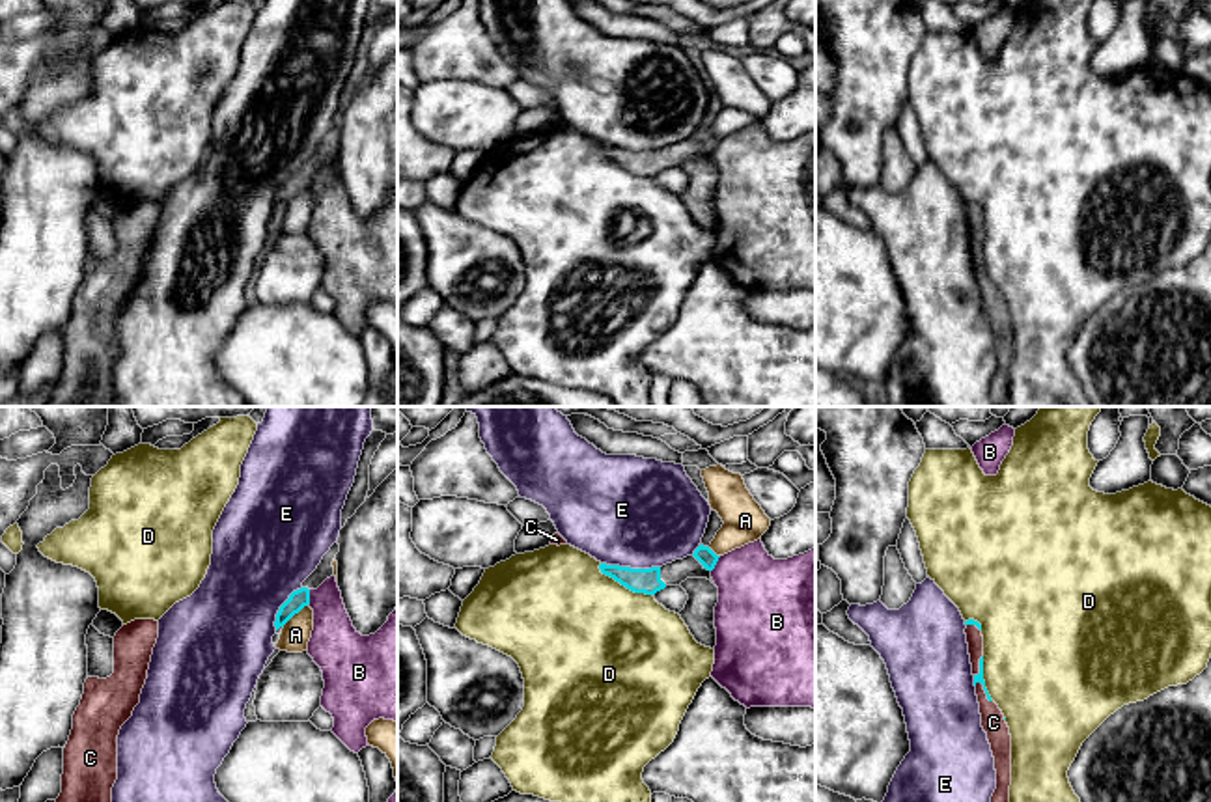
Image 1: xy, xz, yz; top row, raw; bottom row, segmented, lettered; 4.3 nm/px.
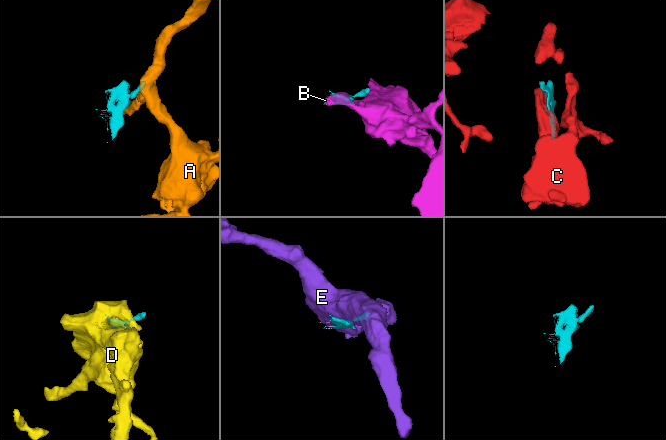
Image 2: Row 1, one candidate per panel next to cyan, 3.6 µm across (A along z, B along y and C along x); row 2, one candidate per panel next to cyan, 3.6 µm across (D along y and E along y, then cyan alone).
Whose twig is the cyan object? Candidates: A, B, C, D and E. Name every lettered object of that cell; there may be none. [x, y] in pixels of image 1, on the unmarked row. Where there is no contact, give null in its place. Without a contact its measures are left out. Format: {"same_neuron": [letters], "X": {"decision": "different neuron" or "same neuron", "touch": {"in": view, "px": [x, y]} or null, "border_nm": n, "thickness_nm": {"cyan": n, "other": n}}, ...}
{"same_neuron": ["C"], "A": {"decision": "different neuron", "touch": {"in": "xy", "px": [295, 194]}, "border_nm": 160, "thickness_nm": {"cyan": 80, "other": 130}}, "B": {"decision": "different neuron", "touch": {"in": "xz", "px": [715, 146]}, "border_nm": 80, "thickness_nm": {"cyan": 80, "other": 360}}, "C": {"decision": "same neuron", "touch": {"in": "yz", "px": [984, 271]}, "border_nm": 120, "thickness_nm": {"cyan": 40, "other": 100}}, "D": {"decision": "different neuron", "touch": {"in": "xz", "px": [624, 166]}, "border_nm": 280, "thickness_nm": {"cyan": 110, "other": 480}}, "E": {"decision": "different neuron", "touch": {"in": "xz", "px": [629, 150]}, "border_nm": 260, "thickness_nm": {"cyan": 110, "other": 480}}}

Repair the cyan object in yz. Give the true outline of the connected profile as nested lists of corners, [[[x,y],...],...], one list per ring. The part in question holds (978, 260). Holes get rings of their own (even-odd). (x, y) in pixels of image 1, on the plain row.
[[[974,201],[965,203],[965,207],[974,269],[981,297],[981,310],[987,315],[996,353],[996,371],[991,379],[991,399],[996,407],[1006,407],[1009,397],[1011,317],[1002,293],[991,282],[985,270],[981,207]]]

